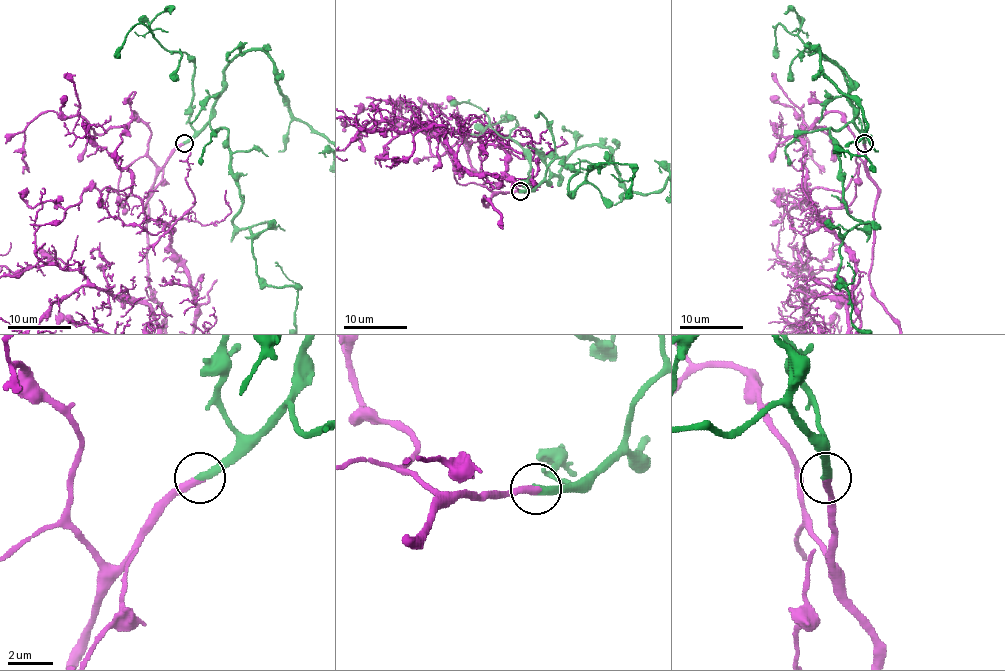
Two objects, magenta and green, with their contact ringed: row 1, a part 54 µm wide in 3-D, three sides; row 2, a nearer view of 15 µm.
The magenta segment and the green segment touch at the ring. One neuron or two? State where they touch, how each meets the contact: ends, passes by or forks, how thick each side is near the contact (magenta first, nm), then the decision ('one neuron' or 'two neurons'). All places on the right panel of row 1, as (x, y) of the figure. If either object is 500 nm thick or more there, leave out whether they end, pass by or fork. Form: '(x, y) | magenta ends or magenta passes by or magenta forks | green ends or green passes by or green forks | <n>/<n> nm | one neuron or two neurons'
(864, 143) | magenta ends | green ends | 320/380 nm | one neuron

